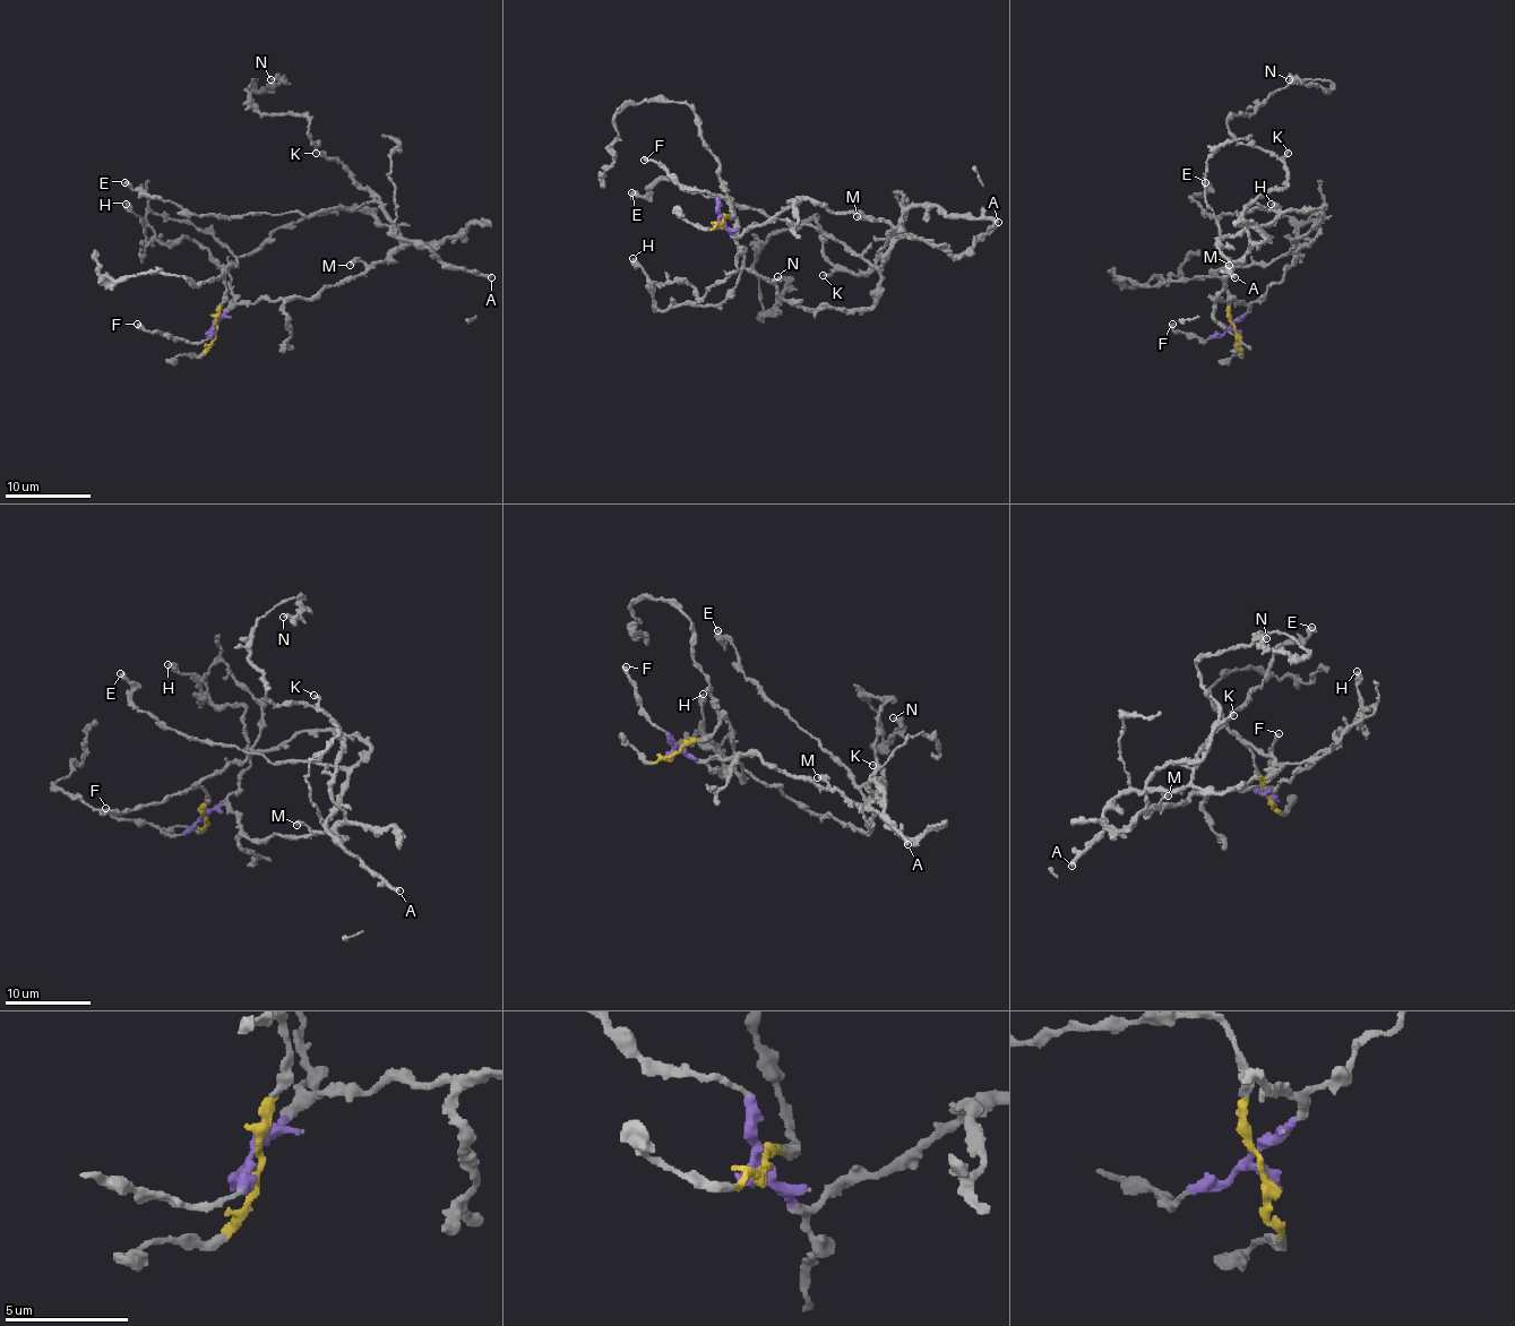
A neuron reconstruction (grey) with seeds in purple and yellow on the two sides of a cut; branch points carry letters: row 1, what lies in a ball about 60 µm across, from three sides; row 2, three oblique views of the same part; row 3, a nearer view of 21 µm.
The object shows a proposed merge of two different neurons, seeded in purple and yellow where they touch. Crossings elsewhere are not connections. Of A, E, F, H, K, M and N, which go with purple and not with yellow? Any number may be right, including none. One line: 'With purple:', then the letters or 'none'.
With purple: F, H, K, M, N

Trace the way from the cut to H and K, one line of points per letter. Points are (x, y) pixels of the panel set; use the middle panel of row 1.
H: (719, 222), (737, 240), (740, 255), (737, 269), (702, 298), (685, 283), (654, 285), (633, 259)
K: (719, 222), (738, 235), (802, 200), (861, 212), (895, 229), (867, 272), (823, 276)

